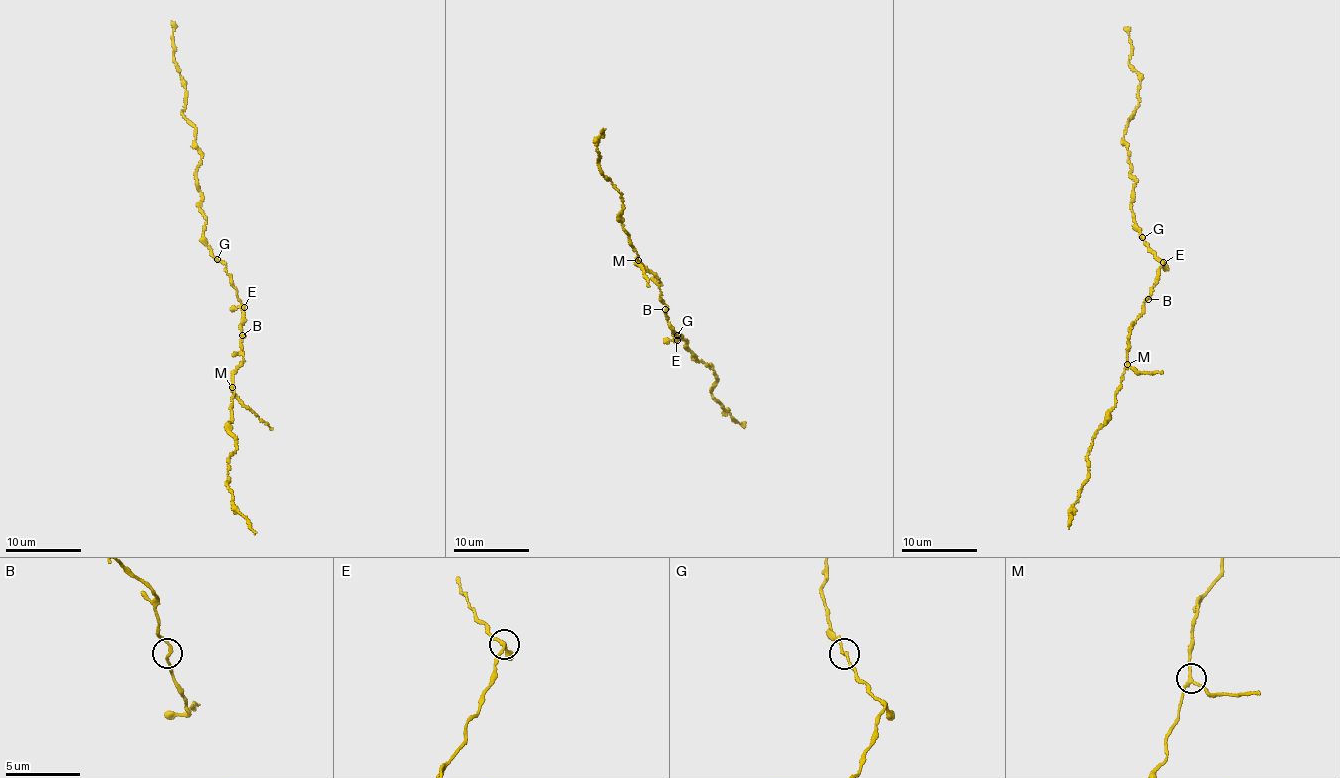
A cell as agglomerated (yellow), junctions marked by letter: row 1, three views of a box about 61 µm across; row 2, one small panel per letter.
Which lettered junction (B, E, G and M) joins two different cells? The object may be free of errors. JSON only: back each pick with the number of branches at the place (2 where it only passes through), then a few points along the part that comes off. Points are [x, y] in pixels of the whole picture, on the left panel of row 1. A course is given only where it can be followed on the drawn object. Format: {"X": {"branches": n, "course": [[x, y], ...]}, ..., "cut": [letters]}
{"M": {"branches": 3, "course": [[231, 387], [234, 396], [272, 429]]}, "cut": ["M"]}

